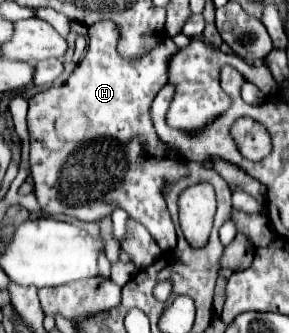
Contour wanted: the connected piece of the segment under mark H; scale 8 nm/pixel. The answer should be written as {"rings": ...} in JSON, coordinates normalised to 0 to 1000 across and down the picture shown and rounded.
{"rings":[[[384,60],[308,78],[308,150],[239,240],[218,258],[135,276],[100,300],[93,372],[121,589],[156,643],[225,643],[287,667],[343,667],[398,625],[426,625],[453,655],[488,667],[522,697],[564,757],[585,757],[612,739],[612,703],[564,595],[564,565],[647,535],[654,505],[612,450],[550,420],[516,330],[529,294],[585,240],[585,186],[619,144],[592,114],[571,114],[529,150],[488,168],[426,174],[405,150],[412,114],[412,78]]]}

